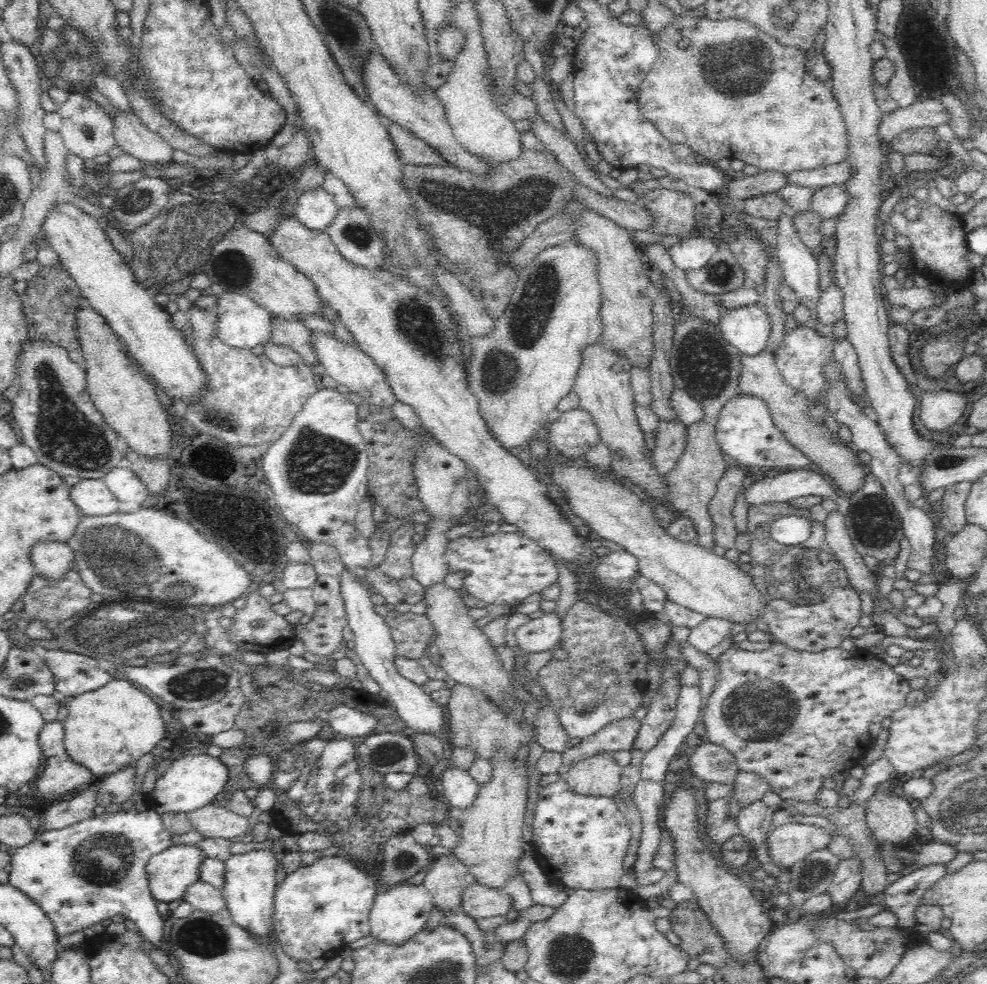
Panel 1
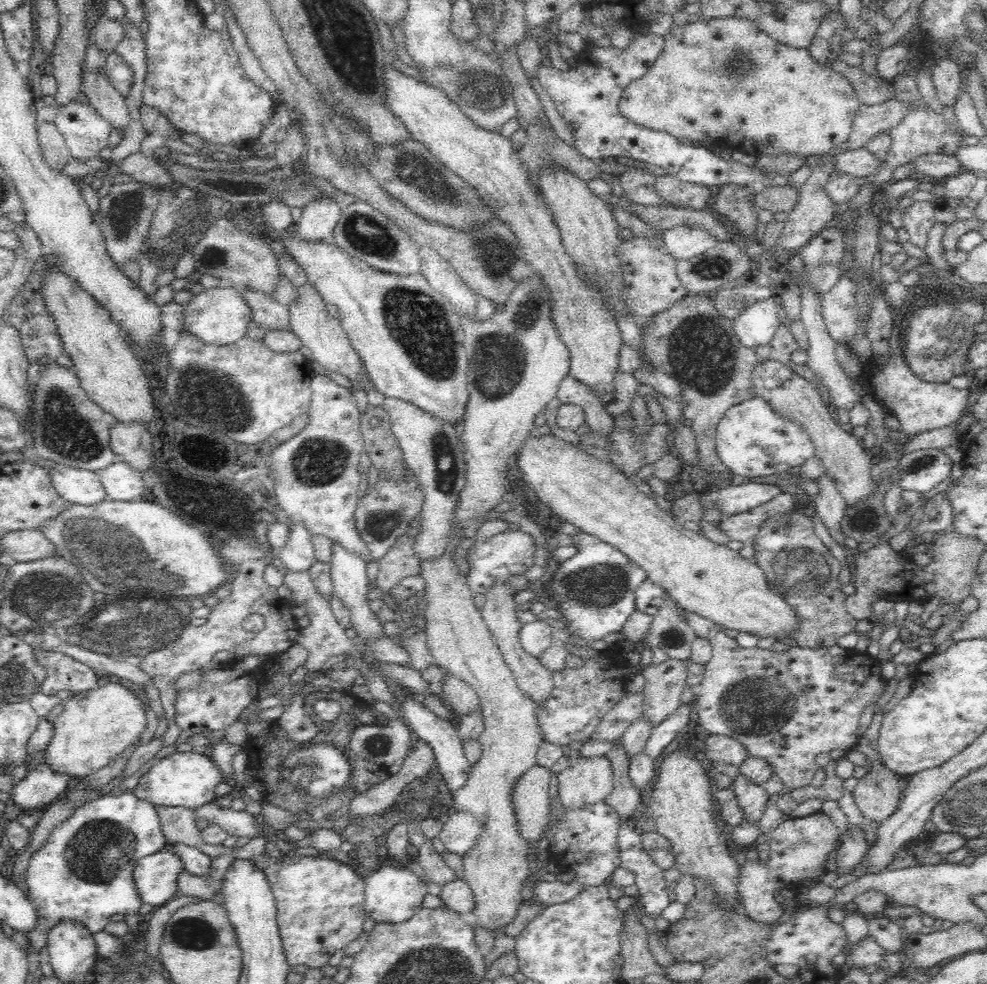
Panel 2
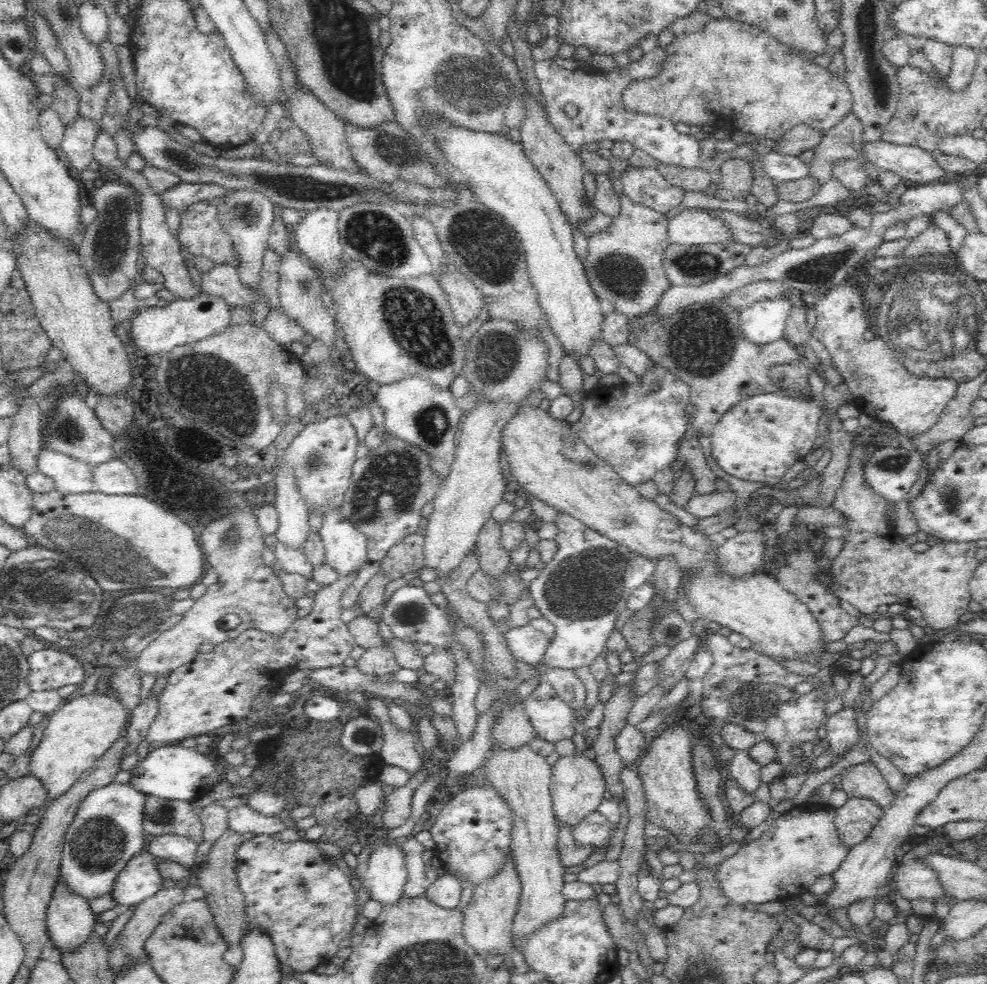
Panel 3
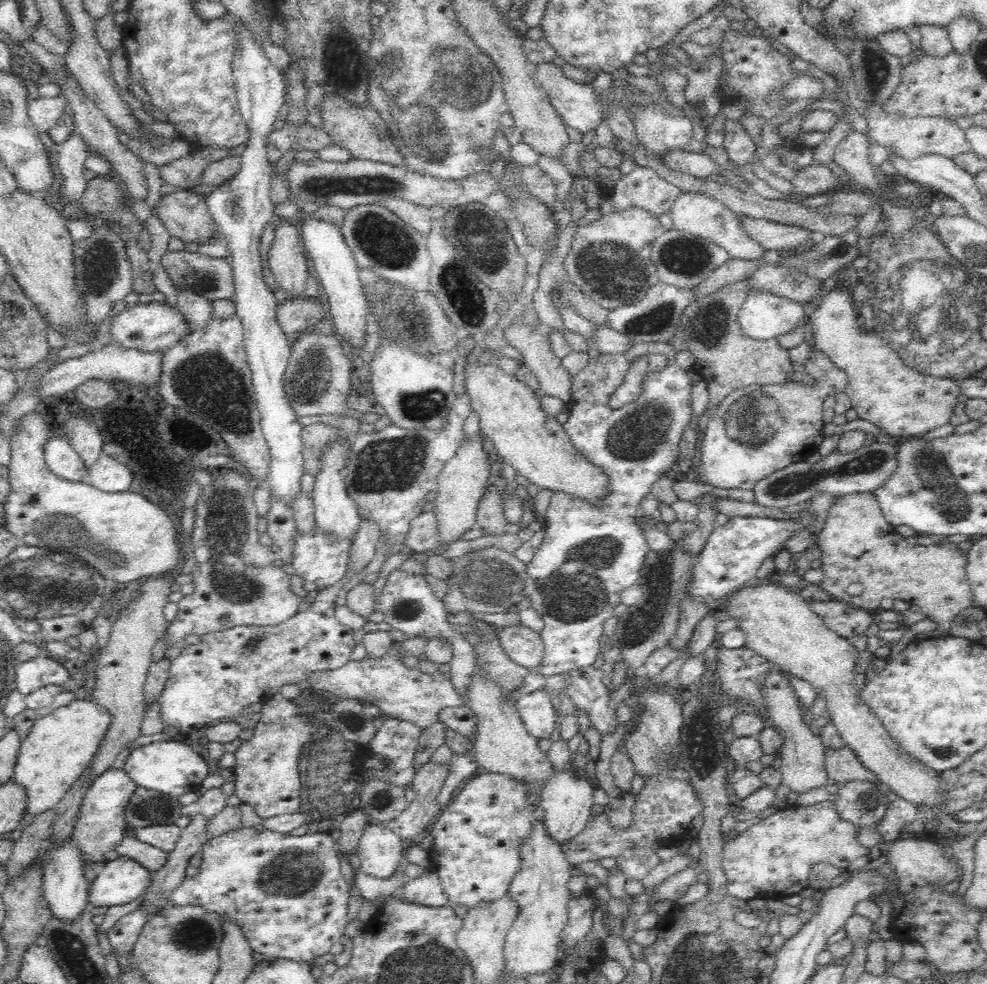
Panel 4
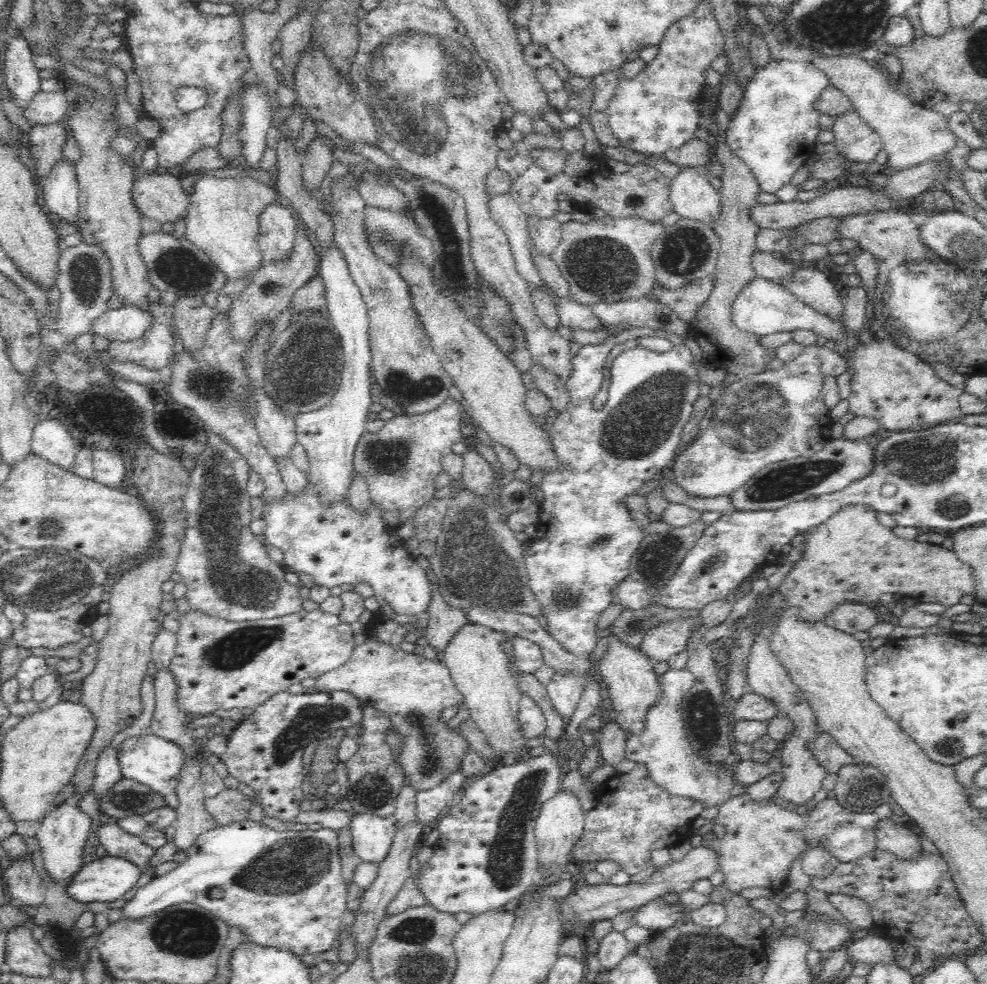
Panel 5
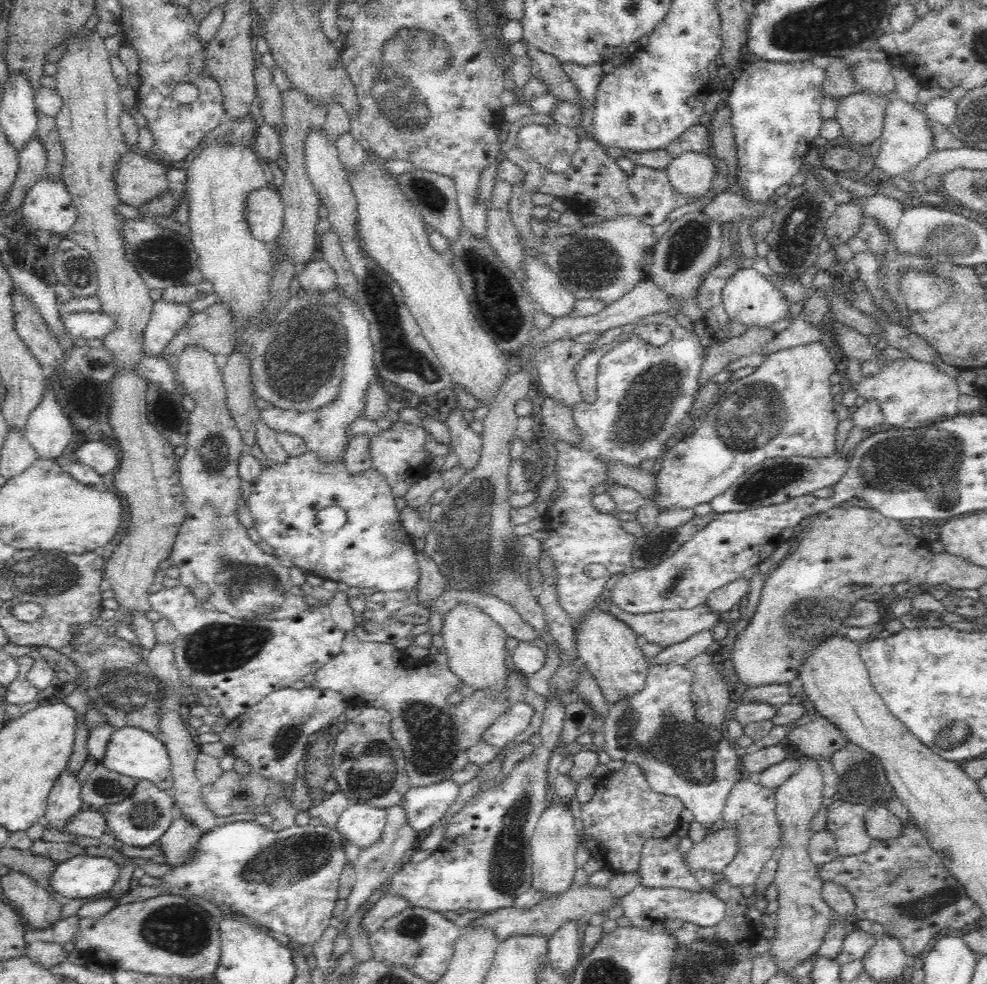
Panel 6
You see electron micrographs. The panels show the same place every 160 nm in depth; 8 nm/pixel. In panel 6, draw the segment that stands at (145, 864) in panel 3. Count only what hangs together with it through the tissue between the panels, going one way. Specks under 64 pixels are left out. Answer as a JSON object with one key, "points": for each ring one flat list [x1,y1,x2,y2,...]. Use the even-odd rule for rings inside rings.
{"points":[[78,855,56,866,51,885,69,899,102,896,116,886,121,868,107,857]]}

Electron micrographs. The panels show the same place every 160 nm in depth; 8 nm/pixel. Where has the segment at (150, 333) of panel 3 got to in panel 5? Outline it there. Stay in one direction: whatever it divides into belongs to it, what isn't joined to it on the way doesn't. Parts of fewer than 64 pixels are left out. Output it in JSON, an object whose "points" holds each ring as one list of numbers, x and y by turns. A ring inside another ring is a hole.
{"points":[[123,305,111,309,95,320,91,334,98,334,109,341,121,344,143,337,154,324,154,317,149,307]]}

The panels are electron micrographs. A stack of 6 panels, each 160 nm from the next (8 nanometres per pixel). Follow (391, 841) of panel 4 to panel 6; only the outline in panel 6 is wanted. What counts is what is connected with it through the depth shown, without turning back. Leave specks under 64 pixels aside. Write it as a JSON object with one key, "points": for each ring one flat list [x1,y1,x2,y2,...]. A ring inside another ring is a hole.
{"points":[[354,803,344,810,337,822,337,831,360,850,378,844,384,836,387,812,368,803]]}

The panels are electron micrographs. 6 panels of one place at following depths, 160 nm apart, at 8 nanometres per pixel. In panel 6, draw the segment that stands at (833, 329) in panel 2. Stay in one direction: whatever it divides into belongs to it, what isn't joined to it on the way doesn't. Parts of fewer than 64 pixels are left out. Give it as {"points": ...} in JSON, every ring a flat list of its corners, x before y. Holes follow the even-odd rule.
{"points":[[894,358,886,362,877,374,864,377,854,387,857,396,866,401,876,401,882,420,894,429,915,429,929,427,942,422,948,417,959,414,958,399,961,395,959,386,953,378,937,370,935,366,908,358]]}

